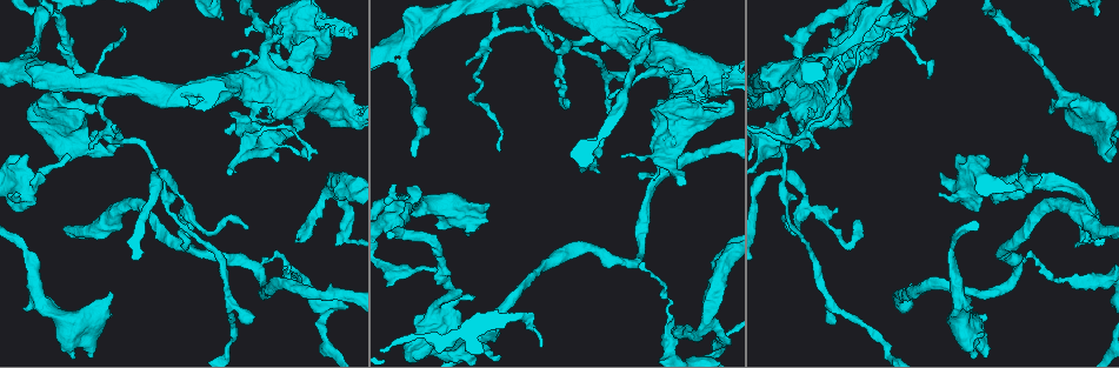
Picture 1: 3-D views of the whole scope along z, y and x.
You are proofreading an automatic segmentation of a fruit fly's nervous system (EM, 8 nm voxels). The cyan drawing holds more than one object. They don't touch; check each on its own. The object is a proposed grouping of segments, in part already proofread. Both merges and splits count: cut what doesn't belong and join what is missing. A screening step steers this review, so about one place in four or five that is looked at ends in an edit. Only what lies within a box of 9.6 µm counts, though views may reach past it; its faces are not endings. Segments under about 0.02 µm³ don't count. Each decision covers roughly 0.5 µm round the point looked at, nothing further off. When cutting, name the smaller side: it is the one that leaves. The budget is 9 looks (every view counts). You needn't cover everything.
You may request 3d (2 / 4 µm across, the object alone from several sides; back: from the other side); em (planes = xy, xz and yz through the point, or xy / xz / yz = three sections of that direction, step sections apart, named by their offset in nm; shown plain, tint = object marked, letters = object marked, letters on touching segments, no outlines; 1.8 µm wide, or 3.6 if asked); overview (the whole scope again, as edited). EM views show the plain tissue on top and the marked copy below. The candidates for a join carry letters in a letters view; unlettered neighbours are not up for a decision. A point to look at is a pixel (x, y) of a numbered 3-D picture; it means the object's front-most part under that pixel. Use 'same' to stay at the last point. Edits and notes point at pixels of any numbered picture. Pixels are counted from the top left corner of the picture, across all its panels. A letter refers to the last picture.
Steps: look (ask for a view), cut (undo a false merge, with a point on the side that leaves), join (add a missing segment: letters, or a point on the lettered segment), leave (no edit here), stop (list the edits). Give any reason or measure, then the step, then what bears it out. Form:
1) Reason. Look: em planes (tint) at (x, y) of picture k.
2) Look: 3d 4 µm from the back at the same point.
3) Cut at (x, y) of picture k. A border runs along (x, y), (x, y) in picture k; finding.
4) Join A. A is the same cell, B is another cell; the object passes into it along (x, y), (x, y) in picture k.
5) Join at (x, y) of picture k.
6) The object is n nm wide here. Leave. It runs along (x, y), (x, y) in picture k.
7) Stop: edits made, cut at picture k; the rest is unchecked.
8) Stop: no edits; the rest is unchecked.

Thick turns thin. Look: em 3.6 µm yz step 8 (tint) at (36, 116) of picture 1.

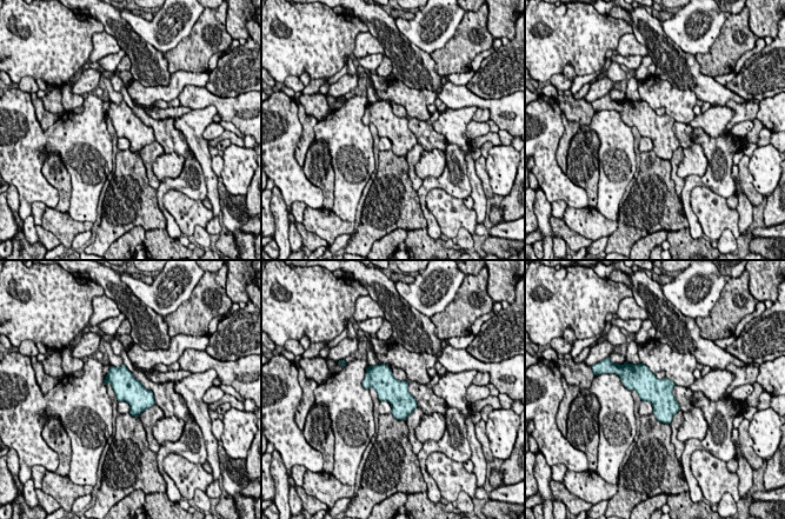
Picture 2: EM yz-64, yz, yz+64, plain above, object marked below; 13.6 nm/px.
What lies round it. Look: em 3.6 µm yz step 8 (letters) at the same point.

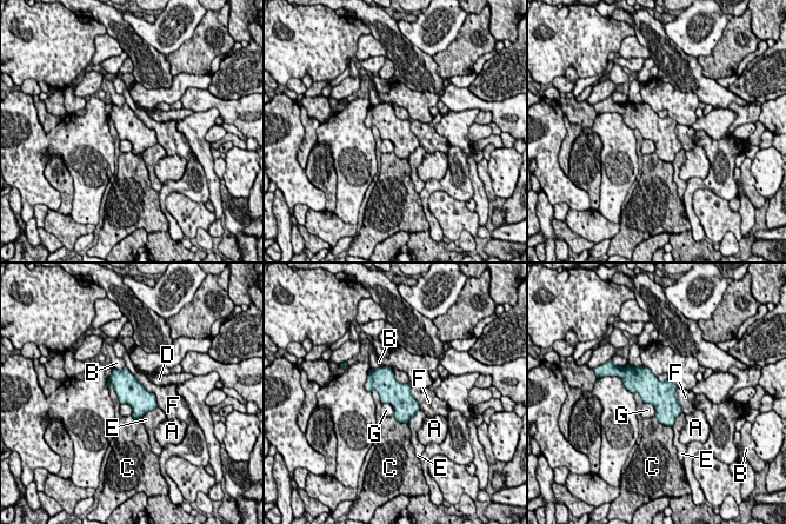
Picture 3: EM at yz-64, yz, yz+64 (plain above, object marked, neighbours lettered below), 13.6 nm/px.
The object is 340 nm wide here. Leave. A, B, C, D, E, F and G are other cells; a border runs along (120, 403), (127, 403), (132, 415) in picture 3; continuous, no second neuron.

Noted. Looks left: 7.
Free end. Look: em yz step 8 (letters) at (1097, 17) of picture 1.

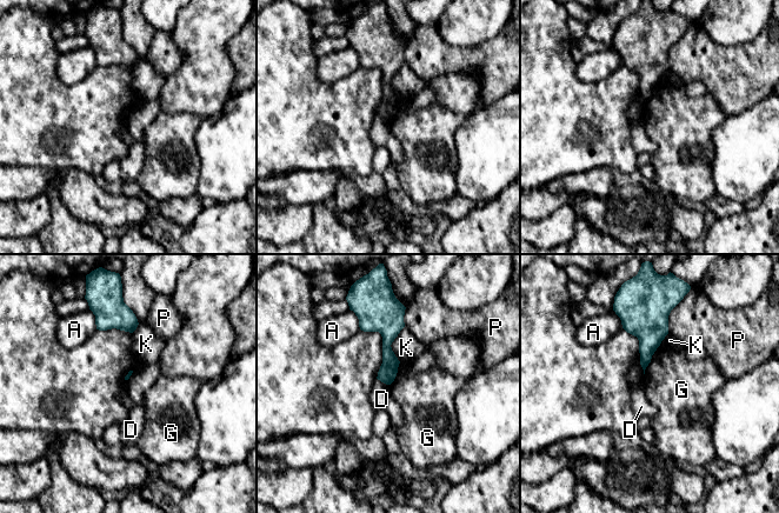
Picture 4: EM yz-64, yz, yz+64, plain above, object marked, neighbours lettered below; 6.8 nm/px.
Leave. A, D, G, K and P are other cells; it runs along (383, 315), (387, 325), (388, 380) in picture 4; no lettered segment goes on from it.

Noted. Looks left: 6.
Thick end. Look: em planes (letters) at (964, 201) of picture 1.

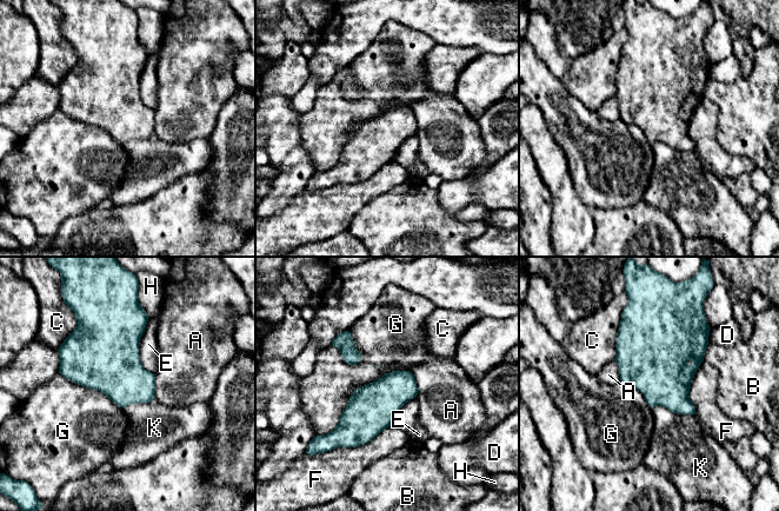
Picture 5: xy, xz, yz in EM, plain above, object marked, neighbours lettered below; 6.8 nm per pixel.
Leave. A, B, C, D, E, F, G, H and K are other cells; a border runs along (410, 370), (359, 386), (320, 436) in picture 5; none of them fits.

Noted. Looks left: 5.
Branch point. Look: em yz step 8 (tint) at (899, 25) of picture 1.

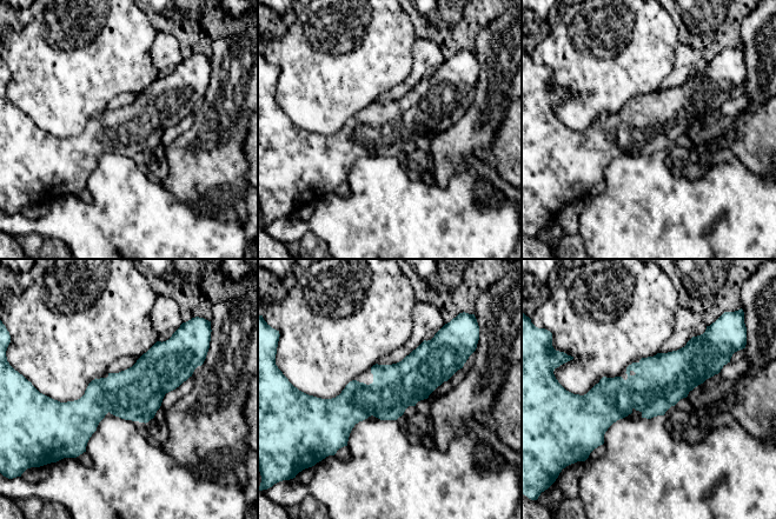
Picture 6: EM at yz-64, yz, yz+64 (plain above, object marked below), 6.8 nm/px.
Cut it another way. Look: em planes (letters) at the same point.

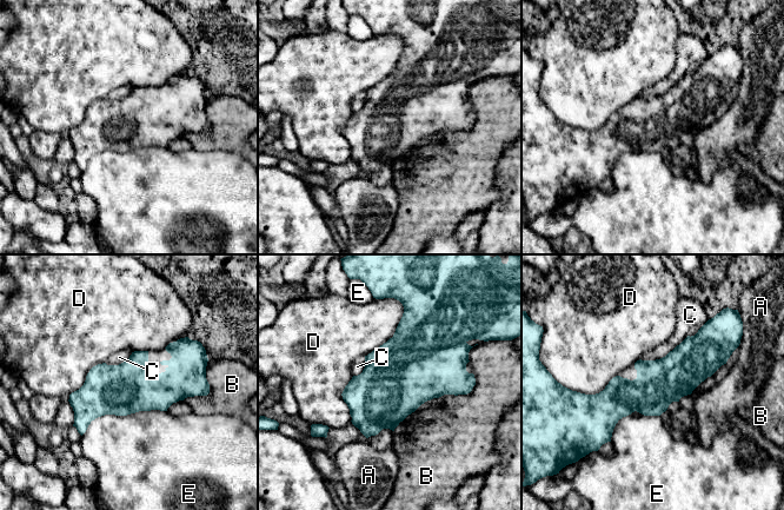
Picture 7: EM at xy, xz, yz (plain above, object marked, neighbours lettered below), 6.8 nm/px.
The longest contact is with E, 600 nm. Leave. A, B, C, D and E are other cells; continuous, no second neuron.

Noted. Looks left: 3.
Stop: no edits; the rest is unchecked.

